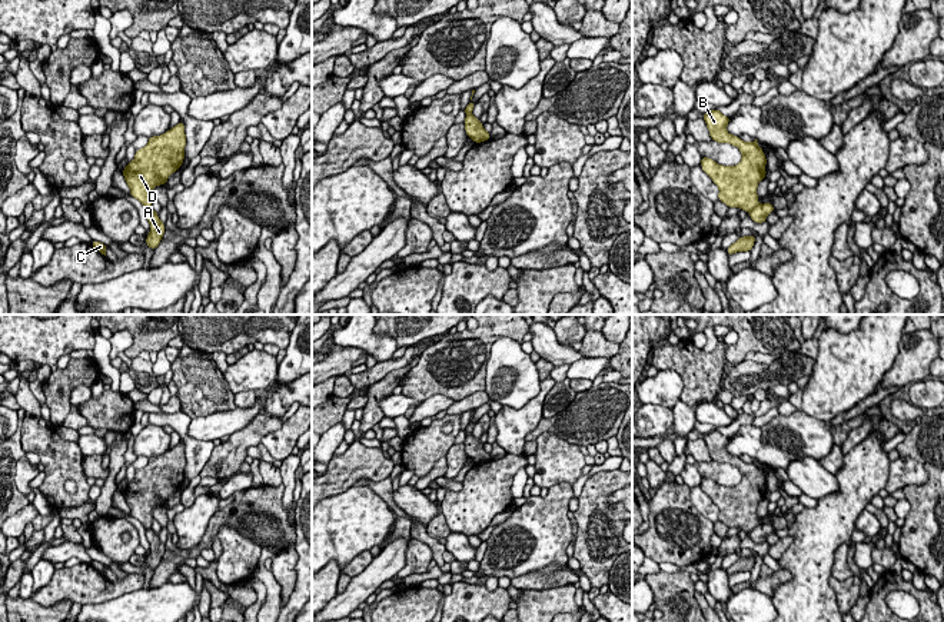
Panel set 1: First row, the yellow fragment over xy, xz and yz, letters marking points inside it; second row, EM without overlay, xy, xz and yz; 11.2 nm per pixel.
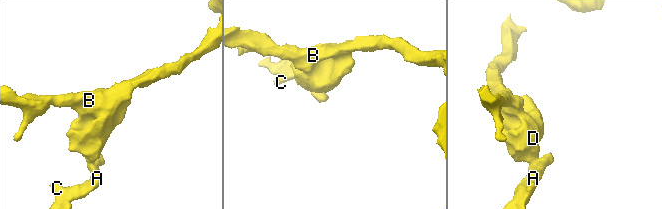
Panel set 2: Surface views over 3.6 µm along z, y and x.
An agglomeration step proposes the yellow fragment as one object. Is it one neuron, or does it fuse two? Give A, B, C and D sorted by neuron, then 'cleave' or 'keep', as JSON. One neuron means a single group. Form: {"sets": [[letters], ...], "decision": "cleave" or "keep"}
{"sets": [["A", "C"], ["B", "D"]], "decision": "cleave"}

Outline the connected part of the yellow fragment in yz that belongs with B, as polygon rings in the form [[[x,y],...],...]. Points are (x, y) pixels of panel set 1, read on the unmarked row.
[[[718,429],[702,435],[702,438],[714,462],[729,463],[738,468],[742,475],[737,486],[722,486],[709,478],[702,478],[702,490],[718,506],[718,519],[722,523],[728,528],[741,528],[744,532],[751,532],[759,525],[757,508],[767,495],[767,478],[757,463],[758,460],[744,462],[738,456],[729,455],[727,452],[729,438],[724,436]]]

